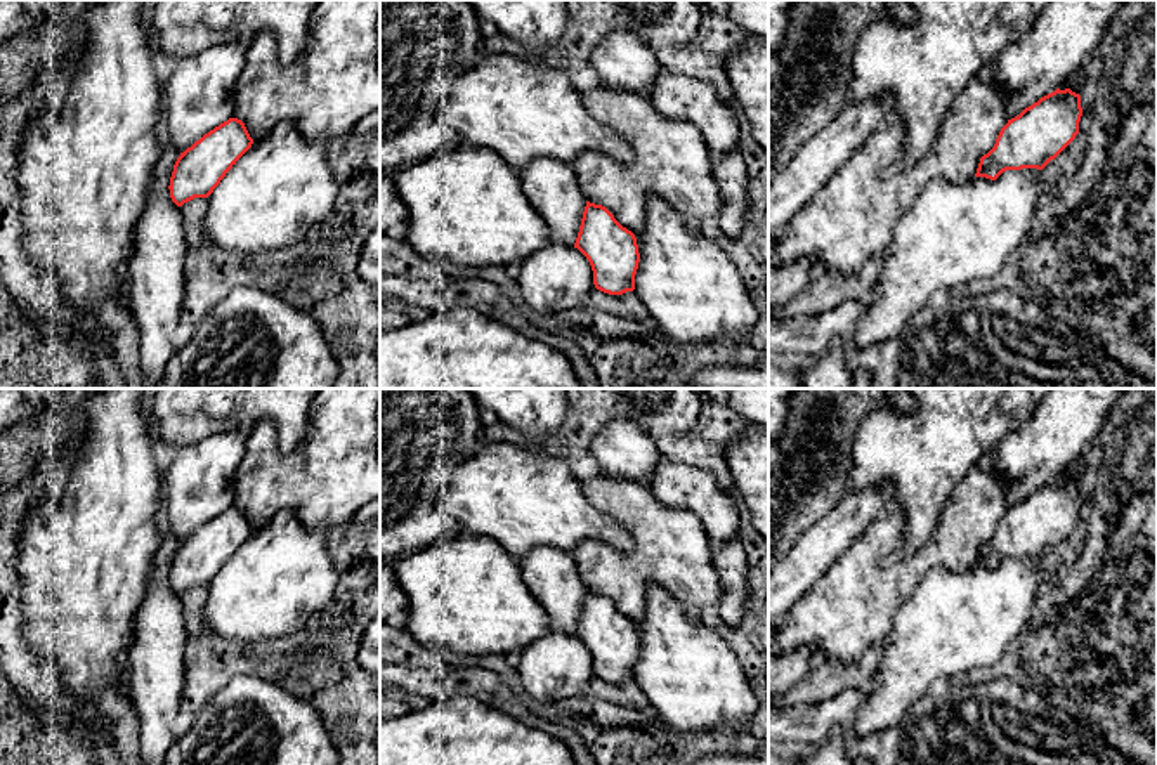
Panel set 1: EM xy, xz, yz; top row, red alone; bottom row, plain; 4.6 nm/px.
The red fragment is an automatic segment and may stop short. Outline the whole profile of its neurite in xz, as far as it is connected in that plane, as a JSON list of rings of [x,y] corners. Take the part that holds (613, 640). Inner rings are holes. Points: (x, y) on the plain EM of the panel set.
[[[649,586],[640,623],[623,616],[605,595],[586,590],[574,637],[588,647],[597,678],[609,683],[633,680],[656,715],[680,732],[703,732],[723,723],[748,730],[758,709],[751,682],[730,645],[713,626],[689,618],[664,586]]]

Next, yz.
[[[1056,477],[1008,508],[970,569],[954,572],[935,567],[925,576],[893,614],[876,671],[879,685],[874,689],[864,685],[866,699],[853,727],[859,737],[907,720],[909,708],[928,694],[935,680],[971,678],[1003,657],[1008,644],[1030,623],[1044,581],[1041,559],[1075,527],[1081,505],[1081,484],[1070,477]]]

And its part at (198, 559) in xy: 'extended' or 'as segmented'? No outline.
extended

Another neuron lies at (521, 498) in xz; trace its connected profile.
[[[484,442],[453,474],[442,493],[442,503],[460,529],[496,541],[517,559],[529,590],[546,609],[552,623],[569,635],[576,631],[588,590],[569,552],[585,539],[605,541],[623,553],[633,548],[630,533],[588,501],[581,481],[565,460],[543,449],[513,442]]]

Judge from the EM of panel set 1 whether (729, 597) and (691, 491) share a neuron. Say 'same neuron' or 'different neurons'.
same neuron

